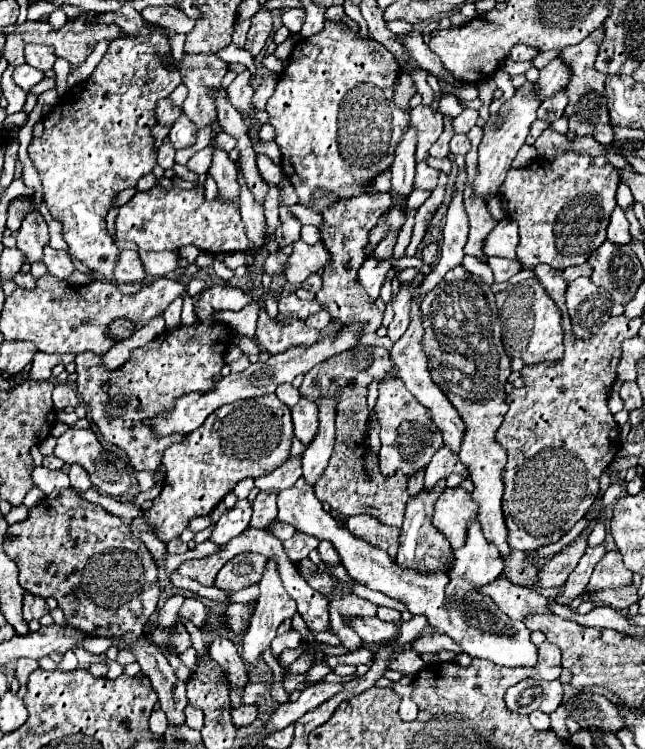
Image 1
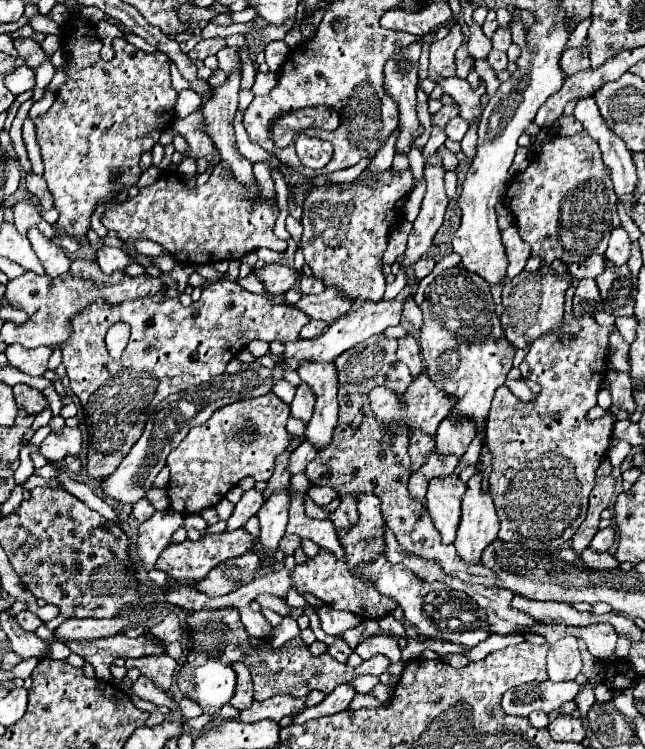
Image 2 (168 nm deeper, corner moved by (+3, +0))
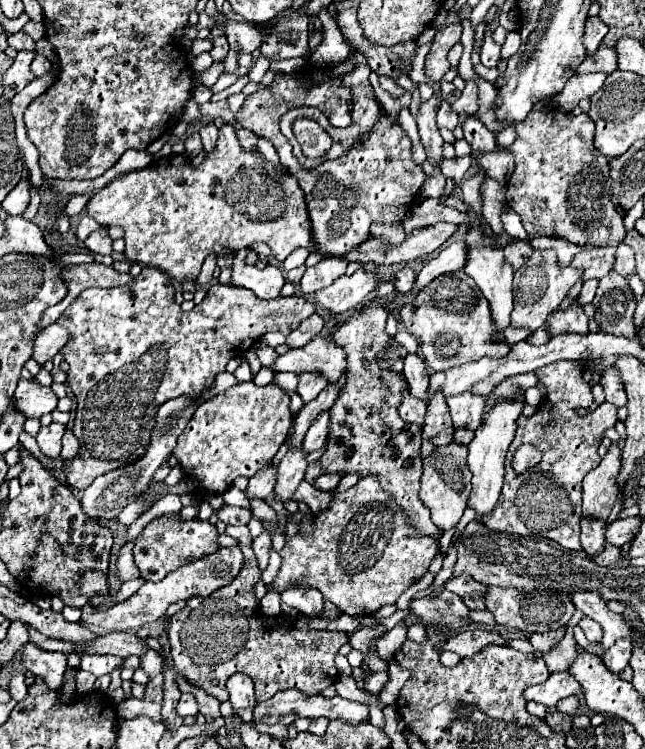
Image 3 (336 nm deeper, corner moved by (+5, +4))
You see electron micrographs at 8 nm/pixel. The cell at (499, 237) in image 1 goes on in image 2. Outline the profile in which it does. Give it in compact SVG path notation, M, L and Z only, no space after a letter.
M517 228L501 230L501 240L503 240L503 246L505 246L505 254L509 258L507 278L511 280L523 270L523 266L525 266L525 262L529 258L529 246L521 240Z

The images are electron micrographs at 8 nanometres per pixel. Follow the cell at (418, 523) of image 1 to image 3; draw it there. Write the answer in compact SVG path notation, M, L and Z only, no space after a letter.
M435 392L433 400L427 404L427 414L423 424L423 446L421 446L423 456L429 456L429 452L435 446L453 442L451 430L453 430L453 422L449 418L445 396L443 392Z

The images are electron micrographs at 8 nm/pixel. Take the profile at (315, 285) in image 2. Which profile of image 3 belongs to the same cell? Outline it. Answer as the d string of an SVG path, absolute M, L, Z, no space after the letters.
M323 258L317 266L313 268L307 268L303 278L301 278L301 292L303 294L313 294L321 288L327 288L333 280L337 280L339 276L345 274L347 270L347 260L345 258Z

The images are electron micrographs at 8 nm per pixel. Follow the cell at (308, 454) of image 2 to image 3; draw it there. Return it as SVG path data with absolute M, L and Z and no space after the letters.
M329 410L321 412L315 422L311 424L311 428L307 430L305 434L305 440L303 440L303 448L305 452L313 452L313 450L319 450L323 446L323 442L327 440L327 432L329 432Z

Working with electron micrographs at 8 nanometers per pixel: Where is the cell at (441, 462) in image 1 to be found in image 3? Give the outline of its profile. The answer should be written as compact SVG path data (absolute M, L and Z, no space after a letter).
M463 392L447 398L447 406L453 418L453 426L465 426L467 430L475 430L481 426L481 416L487 398L471 392Z

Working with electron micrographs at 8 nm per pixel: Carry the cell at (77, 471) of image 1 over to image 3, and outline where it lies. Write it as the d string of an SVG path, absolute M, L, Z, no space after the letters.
M67 428L65 436L63 436L63 450L61 450L61 458L63 458L63 460L65 460L65 458L71 458L71 456L77 452L77 448L79 448L77 438L75 438L73 430L71 430L71 428Z

